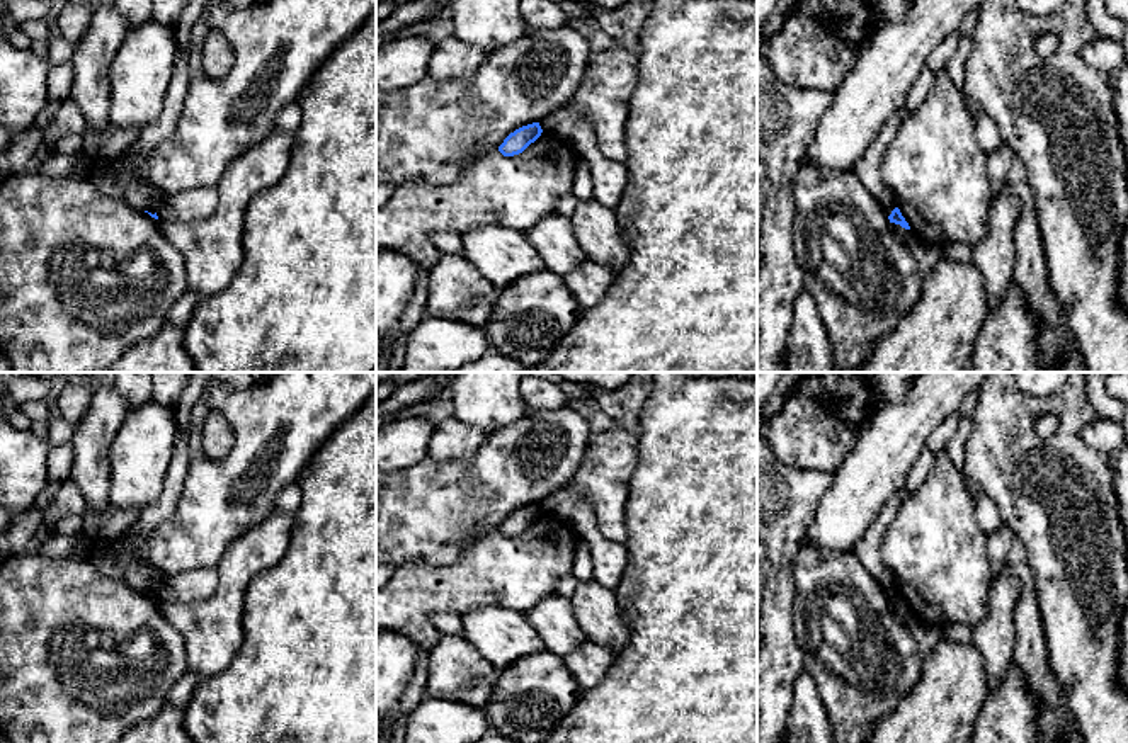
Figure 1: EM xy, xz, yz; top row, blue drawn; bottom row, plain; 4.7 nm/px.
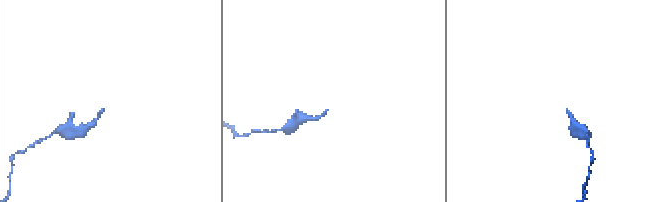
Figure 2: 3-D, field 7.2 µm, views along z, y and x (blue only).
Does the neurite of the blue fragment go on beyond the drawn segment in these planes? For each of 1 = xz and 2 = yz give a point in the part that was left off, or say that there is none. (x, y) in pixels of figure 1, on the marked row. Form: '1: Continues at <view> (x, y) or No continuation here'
1: No continuation here
2: No continuation here

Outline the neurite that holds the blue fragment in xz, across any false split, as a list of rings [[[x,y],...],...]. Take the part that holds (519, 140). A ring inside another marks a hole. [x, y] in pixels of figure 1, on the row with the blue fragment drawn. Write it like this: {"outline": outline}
{"outline": [[[533,122],[527,126],[522,126],[510,133],[504,143],[498,146],[498,151],[504,156],[514,156],[522,153],[531,143],[534,143],[541,136],[543,129],[539,122]]]}

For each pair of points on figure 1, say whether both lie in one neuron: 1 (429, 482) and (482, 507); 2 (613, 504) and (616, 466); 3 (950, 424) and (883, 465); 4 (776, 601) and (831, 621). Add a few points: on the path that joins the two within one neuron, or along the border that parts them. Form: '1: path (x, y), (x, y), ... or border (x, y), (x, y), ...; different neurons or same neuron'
1: path (443, 495), (448, 500), (468, 500); same neuron
2: path (611, 495), (611, 475); same neuron
3: border (957, 410), (931, 434), (926, 446); different neurons
4: border (790, 568), (795, 578), (795, 638), (800, 646); different neurons

